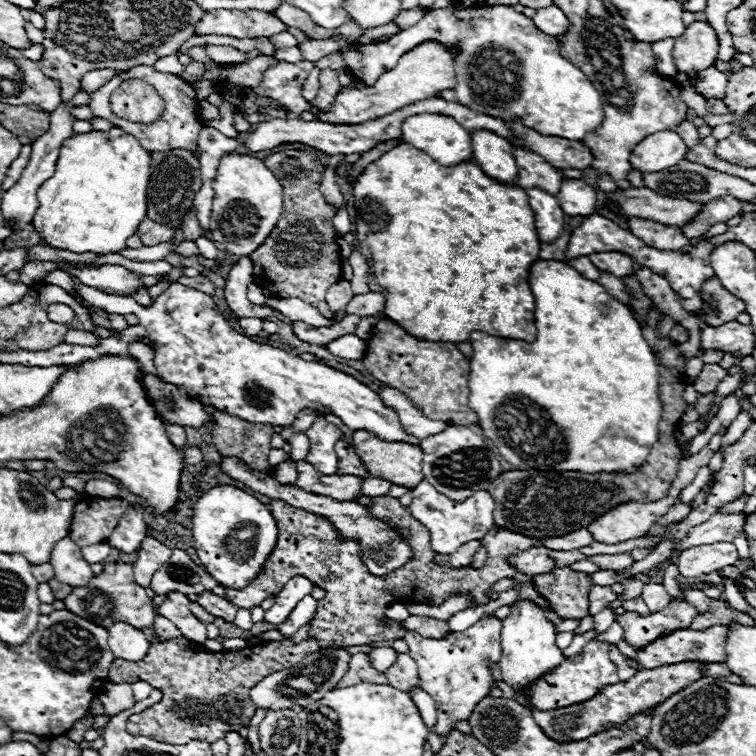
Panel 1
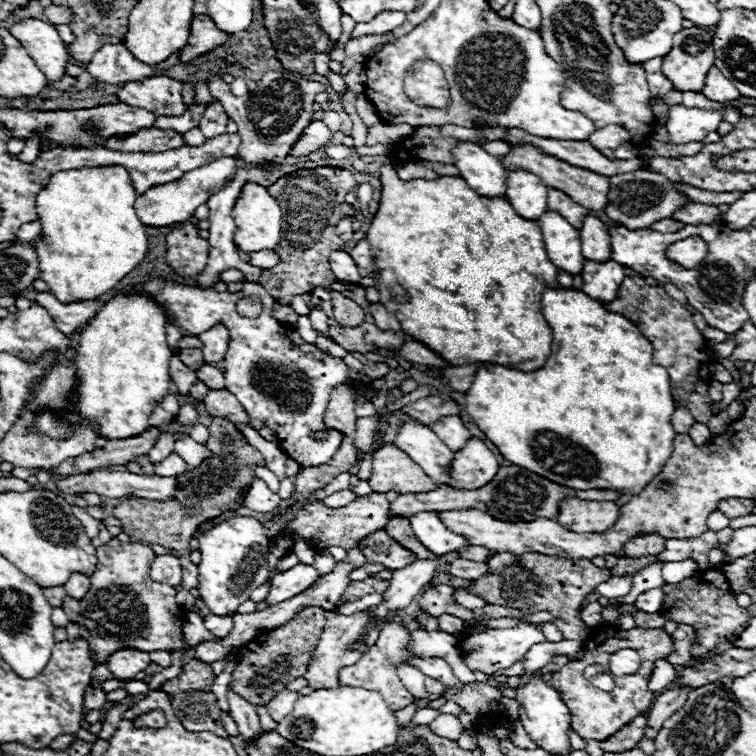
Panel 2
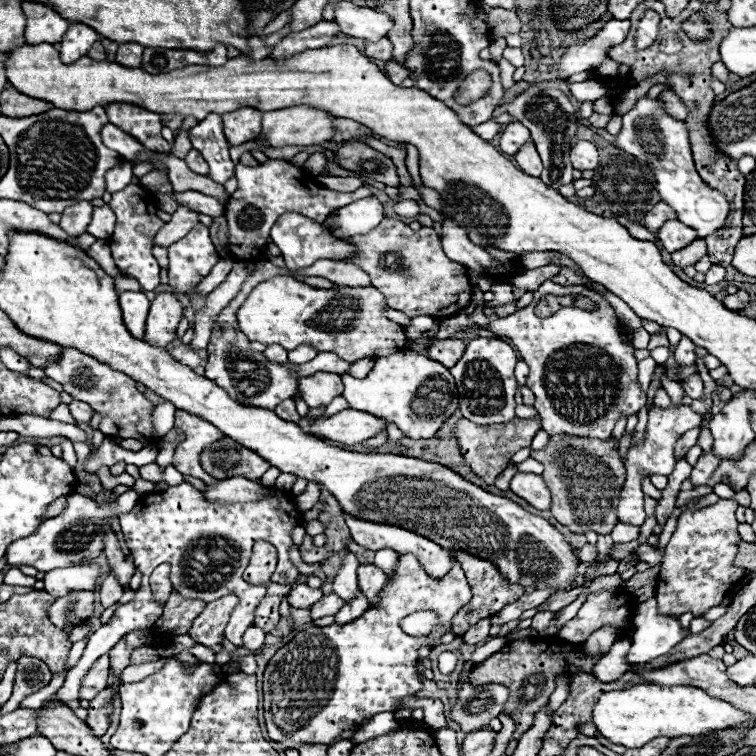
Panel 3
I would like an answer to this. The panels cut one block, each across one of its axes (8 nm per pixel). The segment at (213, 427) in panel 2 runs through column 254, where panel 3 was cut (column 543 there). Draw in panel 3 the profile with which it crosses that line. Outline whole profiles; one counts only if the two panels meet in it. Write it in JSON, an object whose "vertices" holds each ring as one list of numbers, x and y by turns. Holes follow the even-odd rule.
{"vertices":[[552,436,544,450,532,450,530,456,544,464,544,480,552,490,550,512,560,524,576,534,586,534,588,530,598,534,612,532,618,522,616,506,620,490,626,480,626,470,620,462,618,450,612,446,612,438,602,442,598,438]]}

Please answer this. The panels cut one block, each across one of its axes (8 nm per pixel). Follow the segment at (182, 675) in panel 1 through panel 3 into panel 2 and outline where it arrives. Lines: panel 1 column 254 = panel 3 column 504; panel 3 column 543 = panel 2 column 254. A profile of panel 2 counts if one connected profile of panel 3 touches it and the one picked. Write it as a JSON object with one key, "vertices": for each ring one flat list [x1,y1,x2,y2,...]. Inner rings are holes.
{"vertices":[[310,606,304,608,300,614,296,614,292,622,252,638,248,644,240,648,238,664,232,672,230,690,248,700,256,708,266,706,280,690,286,688,288,682,304,676,304,672,308,670,308,662,312,658,312,650,316,648,320,634,324,630,324,624,326,624,326,610]]}

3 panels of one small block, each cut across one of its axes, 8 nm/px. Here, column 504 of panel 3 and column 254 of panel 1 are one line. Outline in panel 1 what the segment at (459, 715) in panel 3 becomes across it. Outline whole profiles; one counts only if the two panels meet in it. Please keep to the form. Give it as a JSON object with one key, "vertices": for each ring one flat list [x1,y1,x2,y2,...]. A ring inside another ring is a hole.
{"vertices":[[332,644,330,648,322,648,318,654,310,654,298,666,266,676,262,682,258,682,250,690,250,698,252,702,256,702,256,708,266,708,266,710,280,710,292,704,304,706,304,696,312,696,312,692,318,692,320,696,336,688,336,684,348,670,348,660,350,660,350,654,342,646]]}

